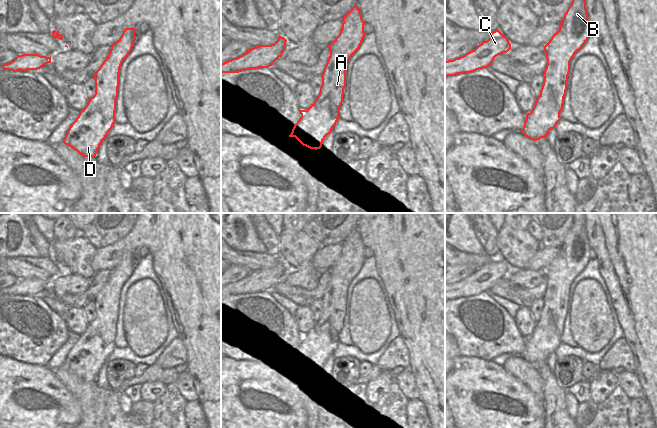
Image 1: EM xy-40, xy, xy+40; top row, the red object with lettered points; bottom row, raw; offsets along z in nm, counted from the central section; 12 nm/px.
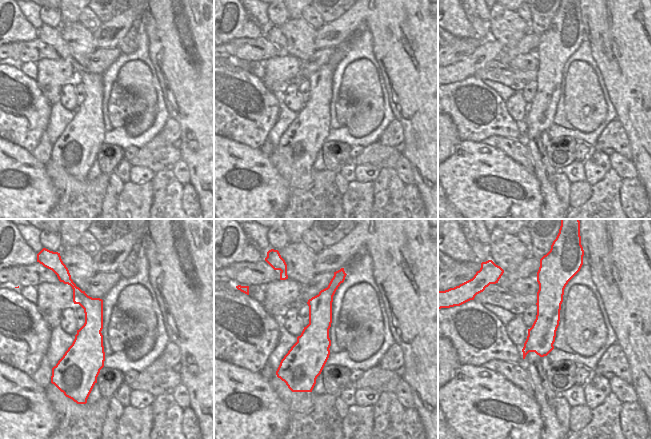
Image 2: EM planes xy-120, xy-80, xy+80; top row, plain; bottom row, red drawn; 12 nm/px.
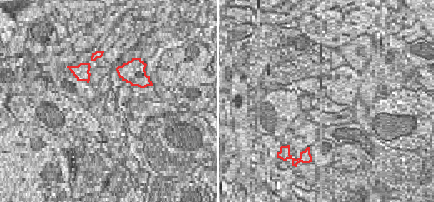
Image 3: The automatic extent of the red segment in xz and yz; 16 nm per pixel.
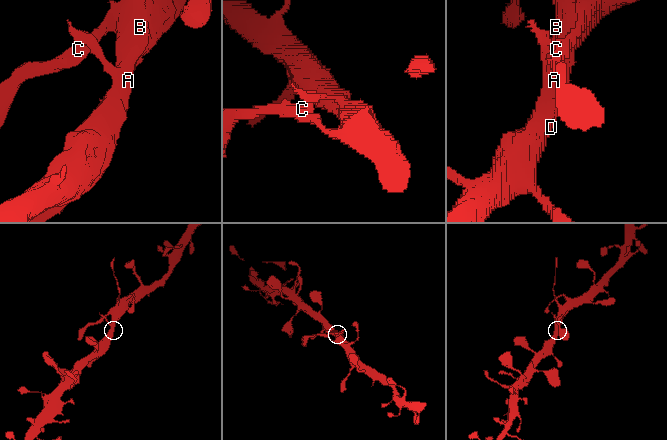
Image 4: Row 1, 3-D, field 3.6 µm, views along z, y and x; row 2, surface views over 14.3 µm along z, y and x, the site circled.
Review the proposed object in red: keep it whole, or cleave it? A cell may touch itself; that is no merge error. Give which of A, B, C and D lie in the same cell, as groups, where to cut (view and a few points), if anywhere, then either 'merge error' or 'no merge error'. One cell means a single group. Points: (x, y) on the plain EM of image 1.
A B C D; no cut; no merge error

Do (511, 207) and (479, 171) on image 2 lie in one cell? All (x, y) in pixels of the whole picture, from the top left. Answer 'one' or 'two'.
one

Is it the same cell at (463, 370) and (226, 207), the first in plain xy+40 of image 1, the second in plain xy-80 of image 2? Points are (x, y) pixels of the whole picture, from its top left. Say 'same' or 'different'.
same

